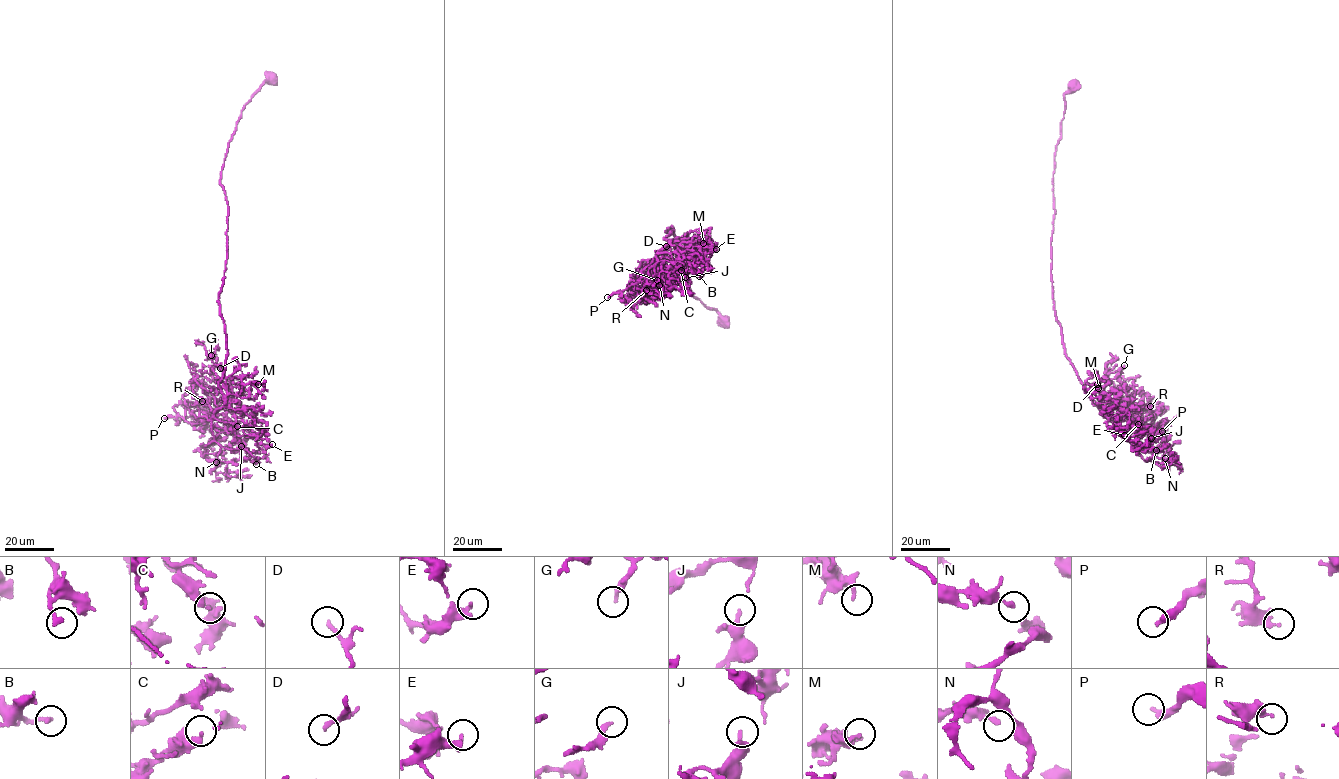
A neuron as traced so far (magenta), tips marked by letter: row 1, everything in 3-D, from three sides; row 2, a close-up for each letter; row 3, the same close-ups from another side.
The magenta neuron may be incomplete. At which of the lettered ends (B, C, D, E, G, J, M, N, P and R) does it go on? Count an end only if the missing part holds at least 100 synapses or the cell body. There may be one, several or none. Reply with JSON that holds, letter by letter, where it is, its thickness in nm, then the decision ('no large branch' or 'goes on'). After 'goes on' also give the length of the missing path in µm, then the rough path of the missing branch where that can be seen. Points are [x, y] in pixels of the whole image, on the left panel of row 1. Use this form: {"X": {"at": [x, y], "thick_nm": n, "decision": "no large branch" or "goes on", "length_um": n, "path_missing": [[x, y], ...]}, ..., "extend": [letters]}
{"B": {"at": [256, 464], "thick_nm": 240, "decision": "no large branch"}, "C": {"at": [237, 426], "thick_nm": 320, "decision": "no large branch"}, "D": {"at": [220, 368], "thick_nm": 200, "decision": "goes on", "length_um": 20, "path_missing": [[220, 368], [215, 357], [226, 358], [223, 353]]}, "E": {"at": [272, 444], "thick_nm": 320, "decision": "no large branch"}, "G": {"at": [211, 355], "thick_nm": 190, "decision": "no large branch"}, "J": {"at": [241, 446], "thick_nm": 160, "decision": "no large branch"}, "M": {"at": [258, 384], "thick_nm": 240, "decision": "no large branch"}, "N": {"at": [216, 462], "thick_nm": 140, "decision": "no large branch"}, "P": {"at": [164, 418], "thick_nm": 300, "decision": "no large branch"}, "R": {"at": [202, 401], "thick_nm": 280, "decision": "no large branch"}, "extend": ["D"]}

